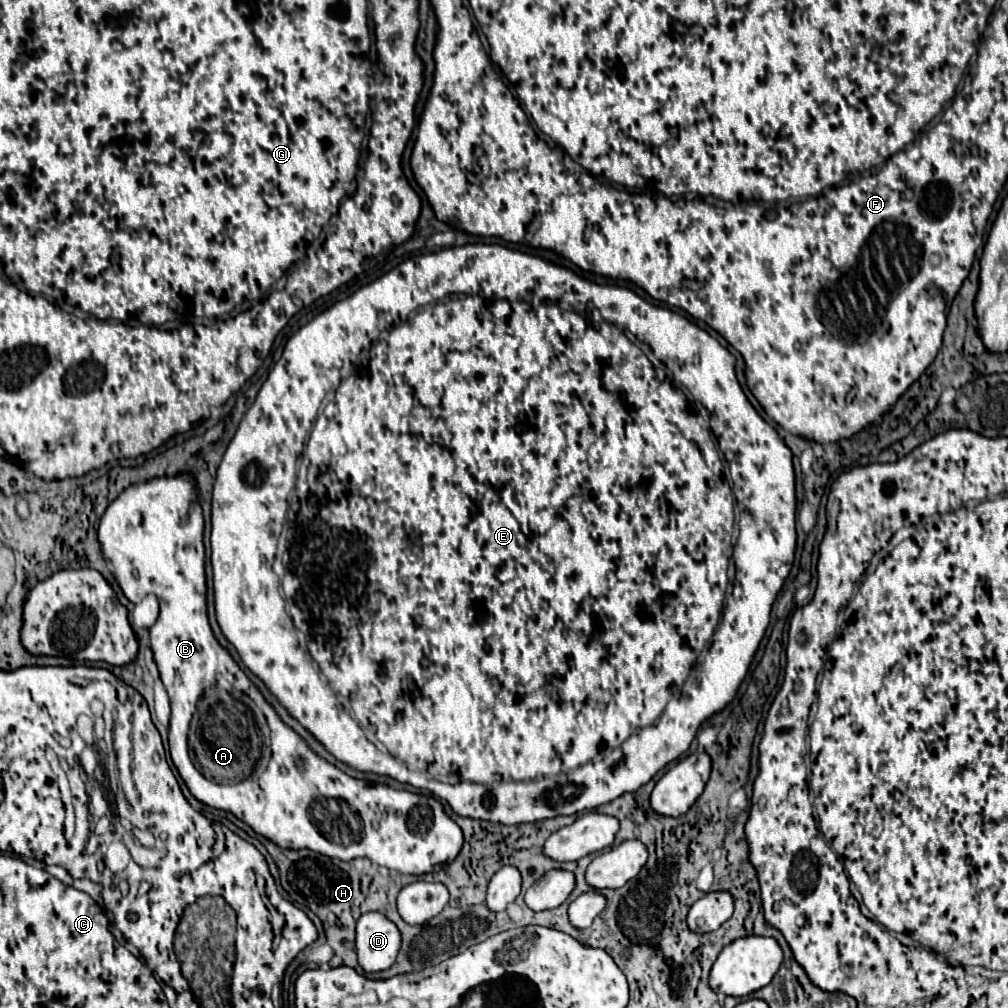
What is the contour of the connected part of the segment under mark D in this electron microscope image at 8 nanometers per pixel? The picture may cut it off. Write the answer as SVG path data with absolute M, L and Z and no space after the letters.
M381 911L363 913L357 921L357 957L367 973L385 971L395 963L401 947L397 925Z

